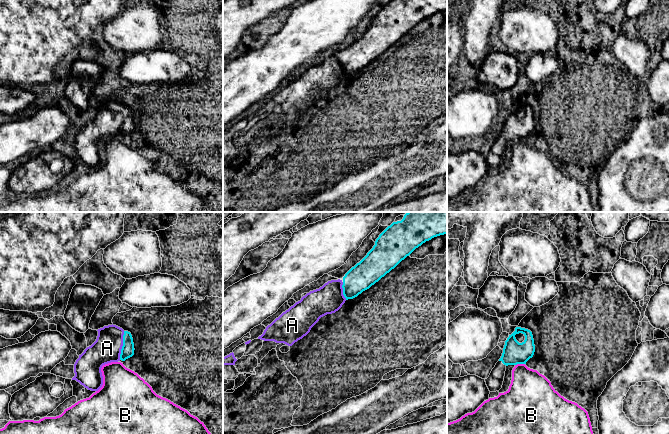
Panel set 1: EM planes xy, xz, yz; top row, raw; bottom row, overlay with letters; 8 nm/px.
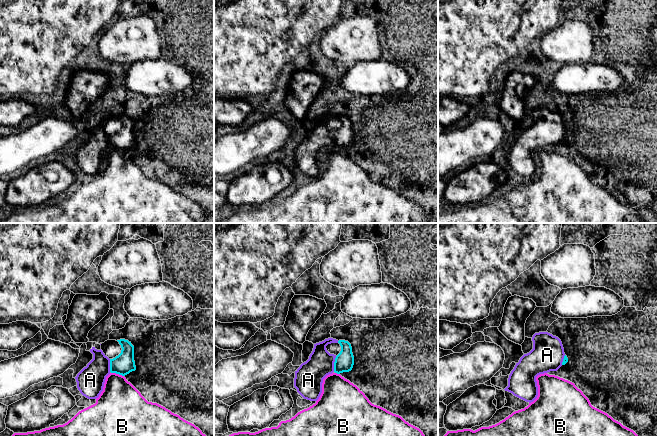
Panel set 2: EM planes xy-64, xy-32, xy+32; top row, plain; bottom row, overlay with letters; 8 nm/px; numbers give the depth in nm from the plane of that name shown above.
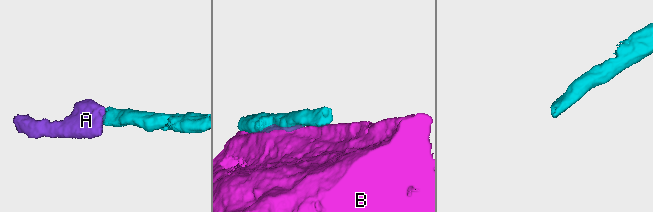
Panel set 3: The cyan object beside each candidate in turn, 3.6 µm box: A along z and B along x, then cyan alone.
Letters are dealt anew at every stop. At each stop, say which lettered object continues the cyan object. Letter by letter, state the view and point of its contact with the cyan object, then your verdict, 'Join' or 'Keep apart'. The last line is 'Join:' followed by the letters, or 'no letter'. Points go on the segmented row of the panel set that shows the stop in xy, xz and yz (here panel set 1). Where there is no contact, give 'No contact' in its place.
A: Touches cyan at xy (123, 345). Join
B: Touches cyan at yz (519, 363). Keep apart
Join: A

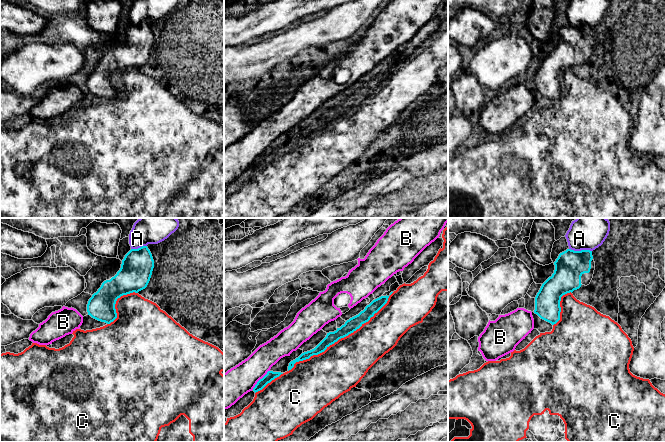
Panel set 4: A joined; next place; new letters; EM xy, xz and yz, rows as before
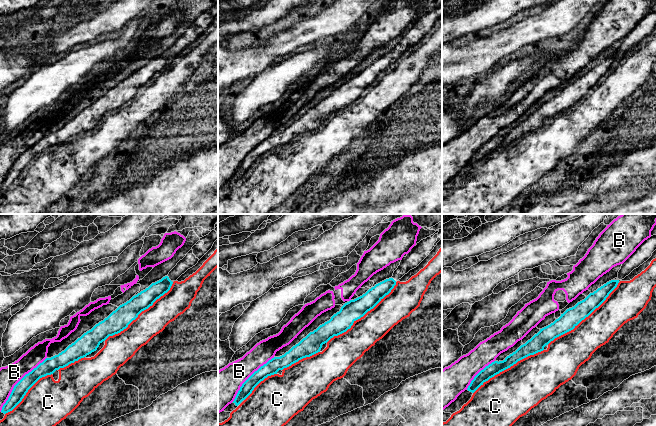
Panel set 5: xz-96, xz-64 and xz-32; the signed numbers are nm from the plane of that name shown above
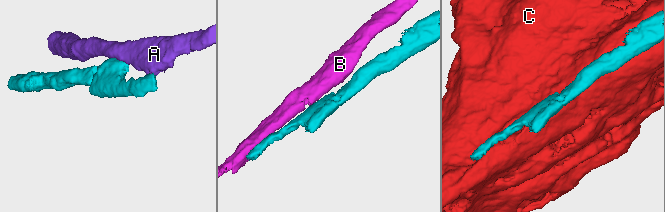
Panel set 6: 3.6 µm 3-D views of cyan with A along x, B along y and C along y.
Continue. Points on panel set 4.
A: Touches cyan at yz (581, 250). Keep apart
B: Touches cyan at xz (259, 380). Keep apart
C: Touches cyan at xz (341, 337). Keep apart
Join: no letter

